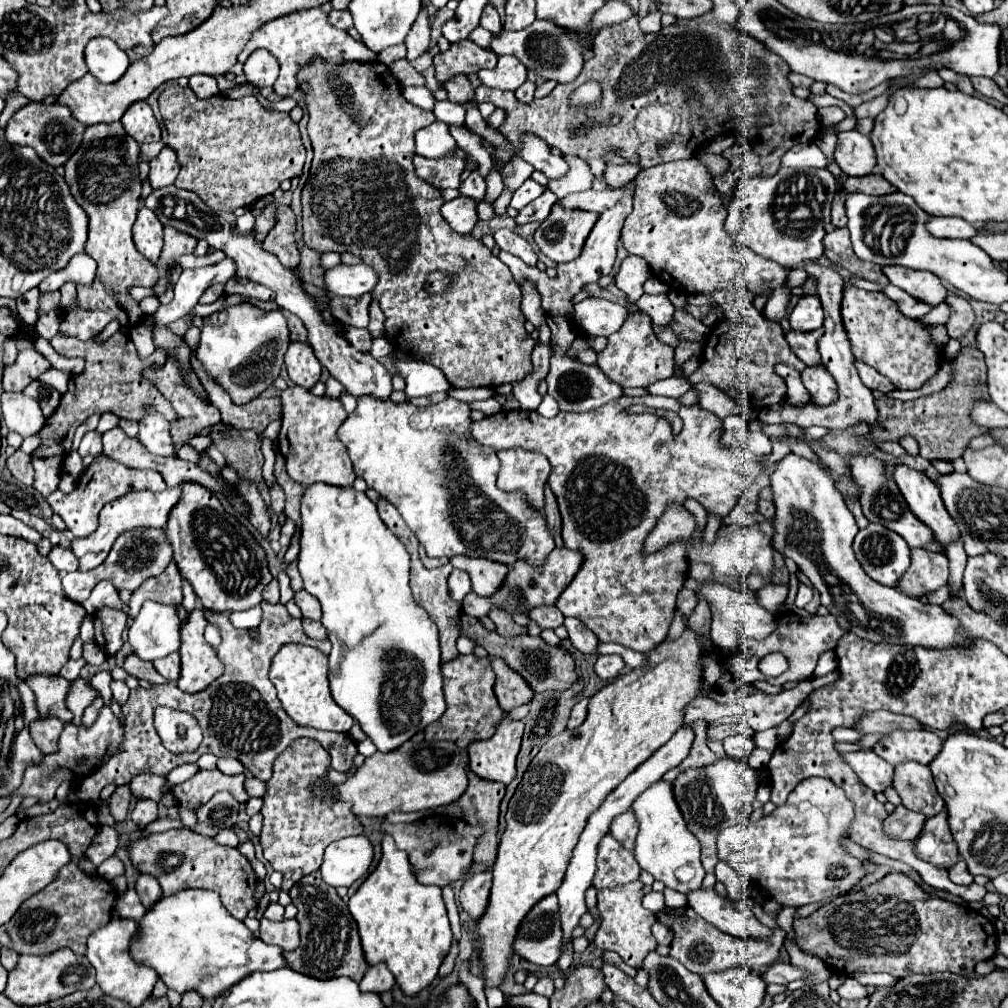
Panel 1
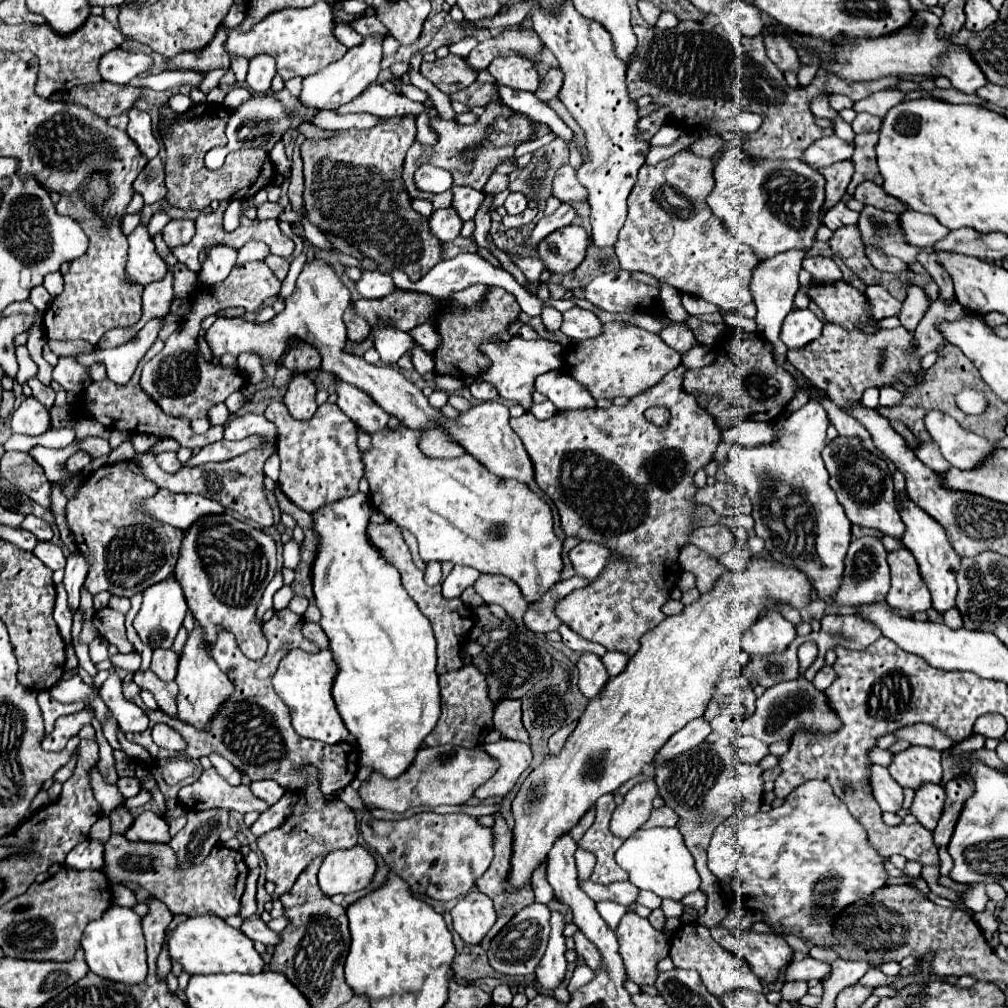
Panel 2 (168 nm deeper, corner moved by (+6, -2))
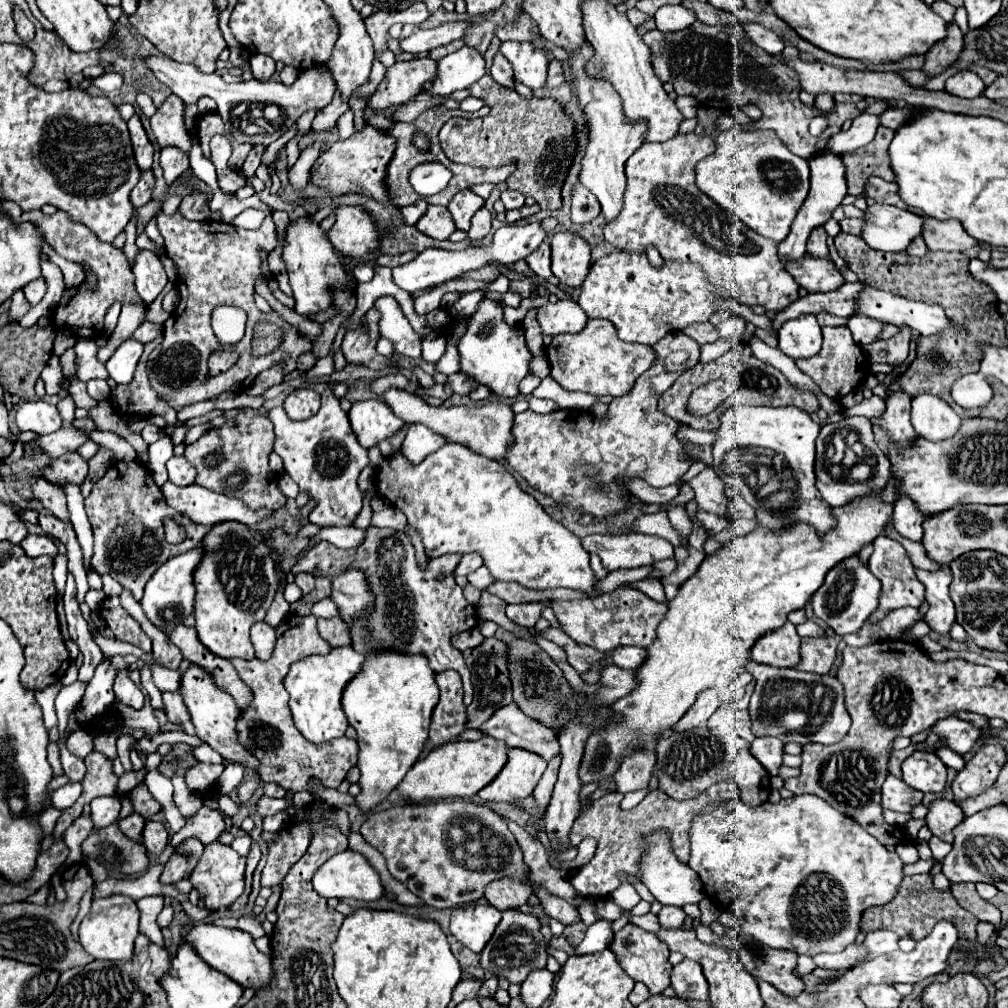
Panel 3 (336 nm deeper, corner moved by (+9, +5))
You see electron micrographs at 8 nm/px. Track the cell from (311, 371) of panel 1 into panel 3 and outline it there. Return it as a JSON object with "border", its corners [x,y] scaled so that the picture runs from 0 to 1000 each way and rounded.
{"border":[[[298,385],[284,393],[282,407],[290,417],[304,417],[312,413],[317,405],[317,391],[310,385]]]}

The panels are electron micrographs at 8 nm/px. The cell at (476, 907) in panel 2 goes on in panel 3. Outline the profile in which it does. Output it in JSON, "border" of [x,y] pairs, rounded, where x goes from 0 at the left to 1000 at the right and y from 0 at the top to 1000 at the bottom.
{"border":[[[464,895],[448,903],[446,925],[468,944],[478,944],[498,907],[484,895]]]}

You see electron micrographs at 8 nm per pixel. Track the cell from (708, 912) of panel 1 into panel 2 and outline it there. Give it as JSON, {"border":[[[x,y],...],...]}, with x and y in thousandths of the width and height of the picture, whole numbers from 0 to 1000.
{"border":[[[713,918],[705,922],[705,930],[717,941],[735,949],[757,975],[769,975],[781,955],[787,953],[787,941],[769,926],[749,926],[743,922],[739,928],[729,928]]]}

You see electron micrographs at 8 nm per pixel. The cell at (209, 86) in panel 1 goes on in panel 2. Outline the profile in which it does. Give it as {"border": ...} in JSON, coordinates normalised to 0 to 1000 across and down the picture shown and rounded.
{"border":[[[214,68],[206,71],[199,82],[197,88],[201,90],[203,93],[206,93],[212,86],[216,84],[216,81],[221,76],[221,74],[225,71],[225,68]]]}

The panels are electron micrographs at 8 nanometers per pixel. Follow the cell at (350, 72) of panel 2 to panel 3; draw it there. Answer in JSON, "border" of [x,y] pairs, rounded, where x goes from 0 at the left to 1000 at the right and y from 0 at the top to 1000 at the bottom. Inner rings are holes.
{"border":[[[145,56],[143,63],[153,71],[153,75],[165,83],[175,95],[183,99],[183,103],[194,103],[198,95],[208,95],[214,105],[216,113],[222,119],[224,133],[232,137],[234,141],[248,141],[248,143],[258,143],[258,145],[268,145],[272,139],[276,139],[282,131],[286,131],[292,121],[306,109],[319,109],[325,105],[335,89],[335,81],[331,79],[329,71],[325,65],[317,67],[308,67],[300,69],[294,77],[292,83],[284,85],[280,81],[270,81],[270,79],[246,79],[238,83],[224,83],[218,73],[202,73],[190,63],[181,63],[173,62],[167,56]],[[266,103],[274,103],[278,107],[278,117],[276,119],[264,119],[262,117],[262,107]]]}

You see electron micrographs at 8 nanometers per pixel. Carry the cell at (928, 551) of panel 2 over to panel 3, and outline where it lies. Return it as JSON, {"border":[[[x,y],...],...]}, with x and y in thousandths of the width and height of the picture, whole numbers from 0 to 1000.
{"border":[[[933,560],[931,565],[919,567],[919,565],[907,565],[911,575],[919,581],[919,597],[921,597],[921,607],[917,609],[917,615],[925,625],[931,629],[942,627],[942,621],[946,617],[946,599],[942,595],[942,575],[944,567],[940,560]]]}

